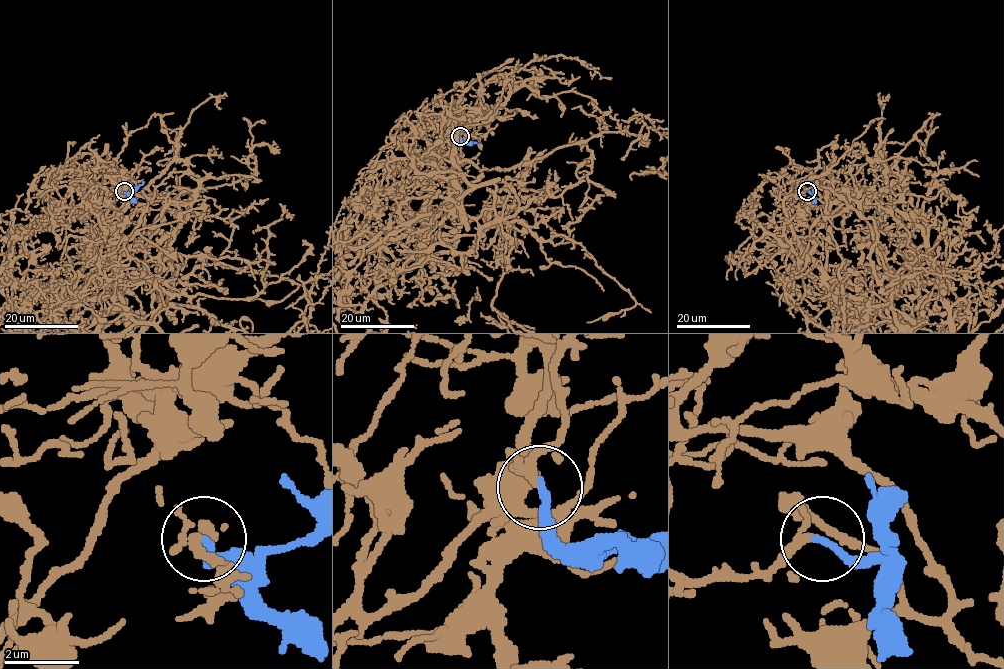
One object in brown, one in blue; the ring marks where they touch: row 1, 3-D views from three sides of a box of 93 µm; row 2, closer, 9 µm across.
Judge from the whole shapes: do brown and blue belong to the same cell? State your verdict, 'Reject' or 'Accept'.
Accept

